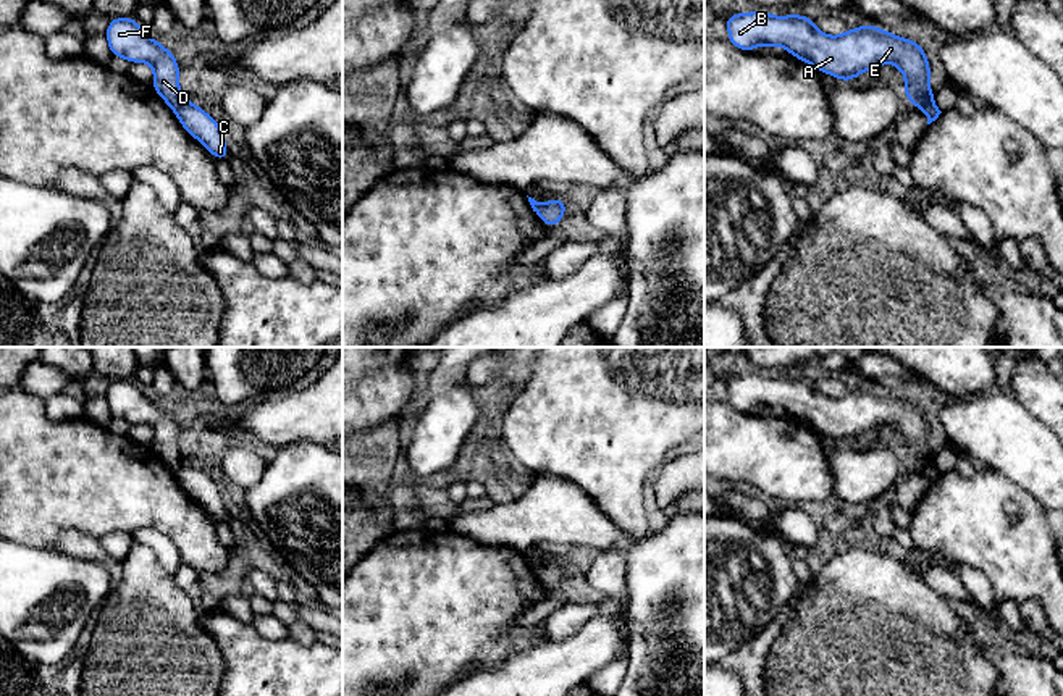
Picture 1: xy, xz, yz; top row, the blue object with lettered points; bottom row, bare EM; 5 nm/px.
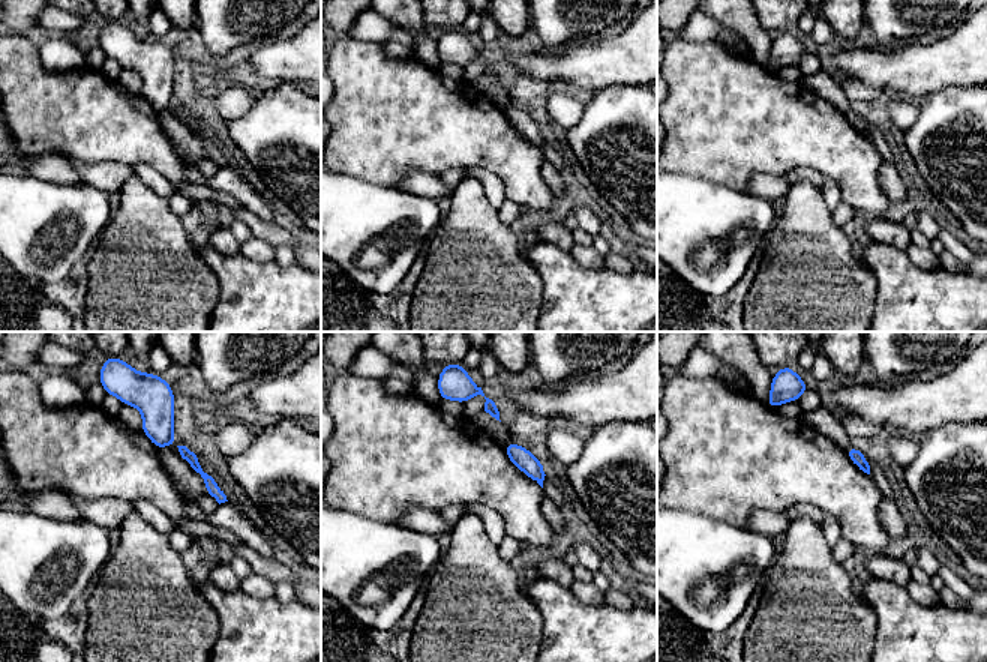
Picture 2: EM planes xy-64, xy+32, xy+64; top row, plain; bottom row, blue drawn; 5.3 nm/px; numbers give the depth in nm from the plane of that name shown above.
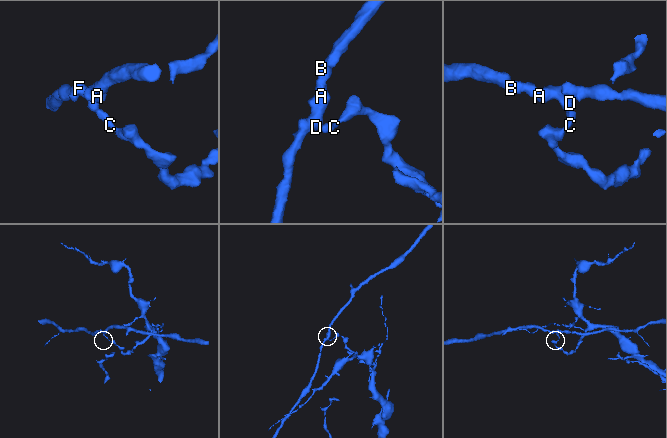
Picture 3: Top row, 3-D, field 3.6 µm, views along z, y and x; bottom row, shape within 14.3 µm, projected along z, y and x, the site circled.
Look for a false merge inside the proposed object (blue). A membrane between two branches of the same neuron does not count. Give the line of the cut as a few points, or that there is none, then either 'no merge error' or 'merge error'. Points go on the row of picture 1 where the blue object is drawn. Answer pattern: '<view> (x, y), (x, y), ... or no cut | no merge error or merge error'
xy (184, 100), (175, 112) | merge error

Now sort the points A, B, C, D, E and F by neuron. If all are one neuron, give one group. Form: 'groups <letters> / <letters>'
groups A B D E F / C

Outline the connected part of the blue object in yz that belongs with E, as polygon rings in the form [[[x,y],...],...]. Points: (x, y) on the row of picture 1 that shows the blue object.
[[[769,11],[733,13],[725,21],[729,44],[753,52],[759,44],[772,48],[782,45],[787,53],[827,73],[838,81],[856,76],[885,63],[895,65],[906,82],[901,92],[910,103],[929,110],[934,92],[929,86],[931,65],[921,44],[898,37],[874,24],[847,29],[842,36],[821,32],[811,16],[772,16]]]

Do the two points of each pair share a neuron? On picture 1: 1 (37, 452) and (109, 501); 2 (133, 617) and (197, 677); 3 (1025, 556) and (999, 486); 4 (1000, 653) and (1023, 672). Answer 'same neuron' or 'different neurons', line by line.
1: same neuron
2: same neuron
3: same neuron
4: same neuron

